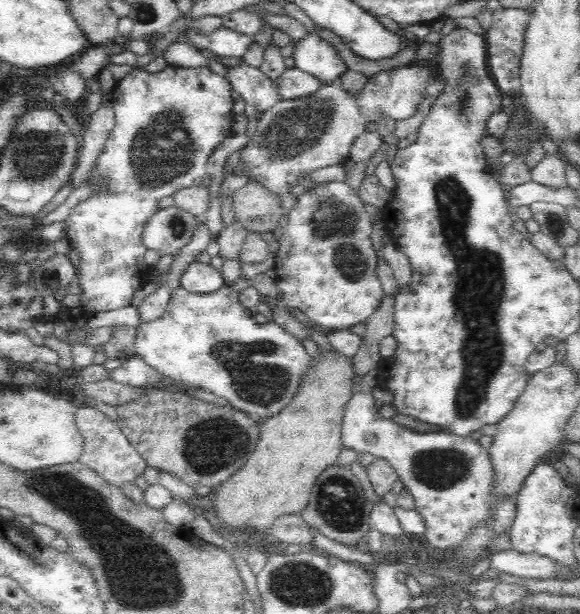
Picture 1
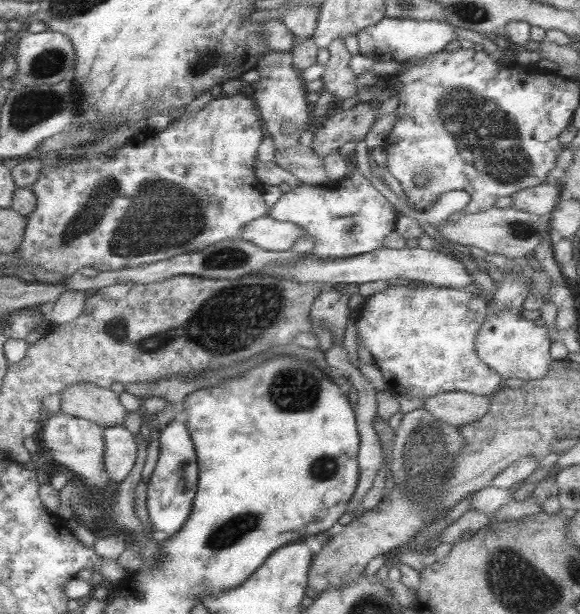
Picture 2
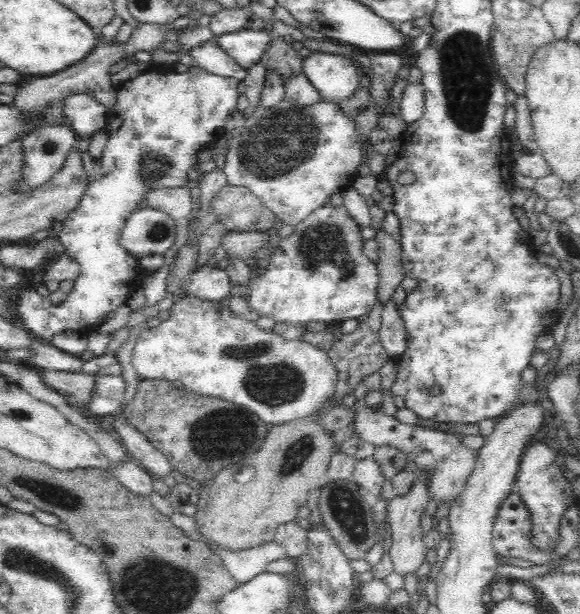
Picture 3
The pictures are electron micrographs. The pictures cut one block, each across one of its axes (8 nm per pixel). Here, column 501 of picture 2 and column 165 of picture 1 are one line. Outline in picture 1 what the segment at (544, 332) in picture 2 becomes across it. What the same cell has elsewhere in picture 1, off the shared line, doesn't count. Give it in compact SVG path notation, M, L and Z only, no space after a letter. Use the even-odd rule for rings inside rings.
M227 286L210 294L174 290L164 315L137 329L132 351L160 375L222 397L230 403L229 406L246 413L257 422L276 416L292 402L300 390L301 382L304 382L312 358L297 338L286 333L272 320L267 324L255 322L252 310L240 303L239 294Z

